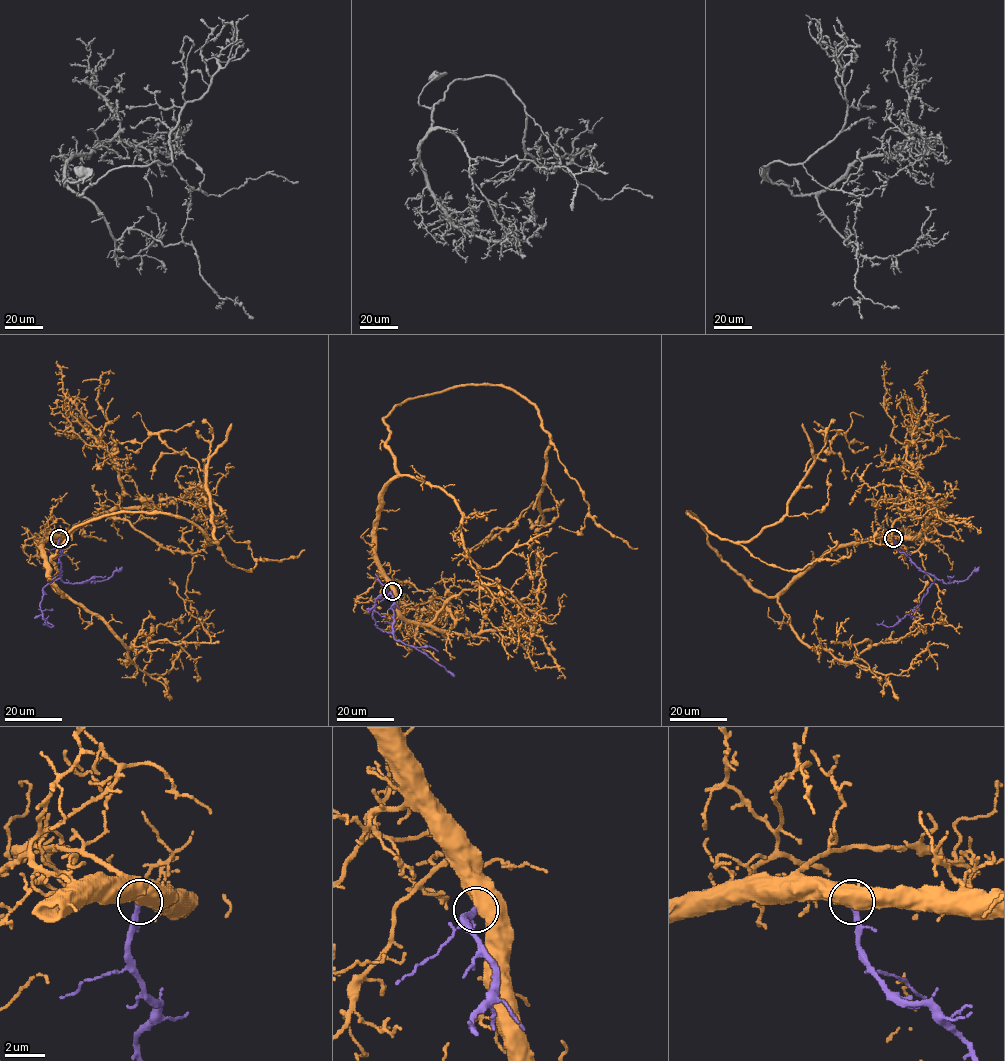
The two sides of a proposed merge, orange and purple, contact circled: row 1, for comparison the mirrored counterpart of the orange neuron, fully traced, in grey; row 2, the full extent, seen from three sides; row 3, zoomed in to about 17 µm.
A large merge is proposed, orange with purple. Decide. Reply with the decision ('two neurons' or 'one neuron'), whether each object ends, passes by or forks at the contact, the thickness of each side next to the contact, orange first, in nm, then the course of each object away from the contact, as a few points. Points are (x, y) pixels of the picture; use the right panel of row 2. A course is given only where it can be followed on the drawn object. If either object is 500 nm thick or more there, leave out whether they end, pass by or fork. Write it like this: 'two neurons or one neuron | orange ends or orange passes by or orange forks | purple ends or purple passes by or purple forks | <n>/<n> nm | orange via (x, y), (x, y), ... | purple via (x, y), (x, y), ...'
two neurons | 750/280 nm | orange via (893, 538), (827, 550), (767, 597), (687, 513), (750, 541), (837, 434), (868, 446) | purple via (893, 538), (896, 548), (935, 579), (918, 604), (892, 626), (876, 624)

